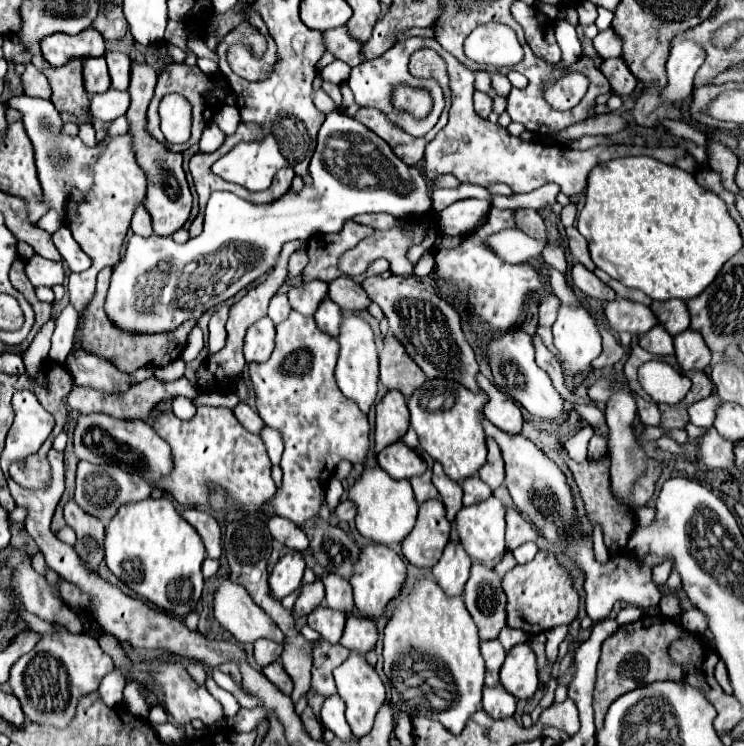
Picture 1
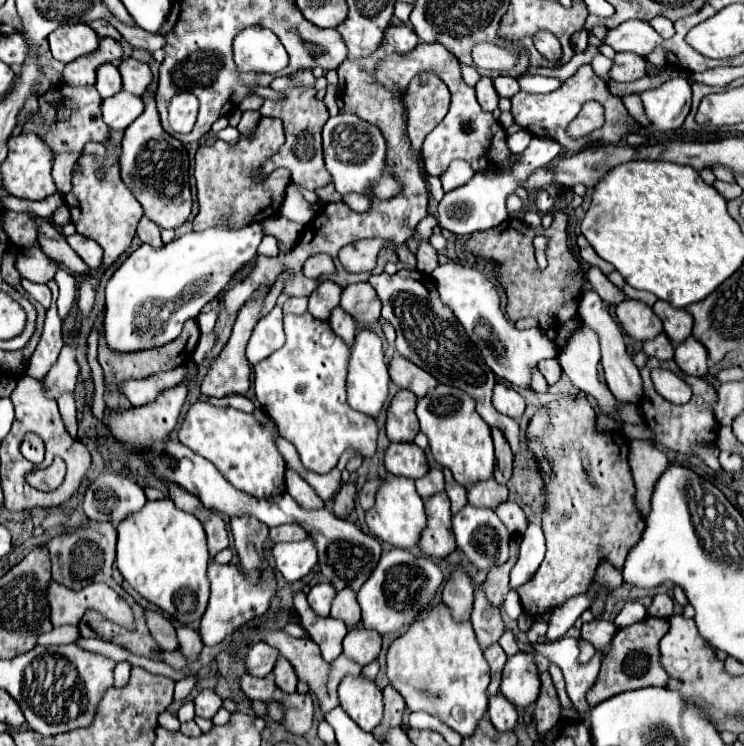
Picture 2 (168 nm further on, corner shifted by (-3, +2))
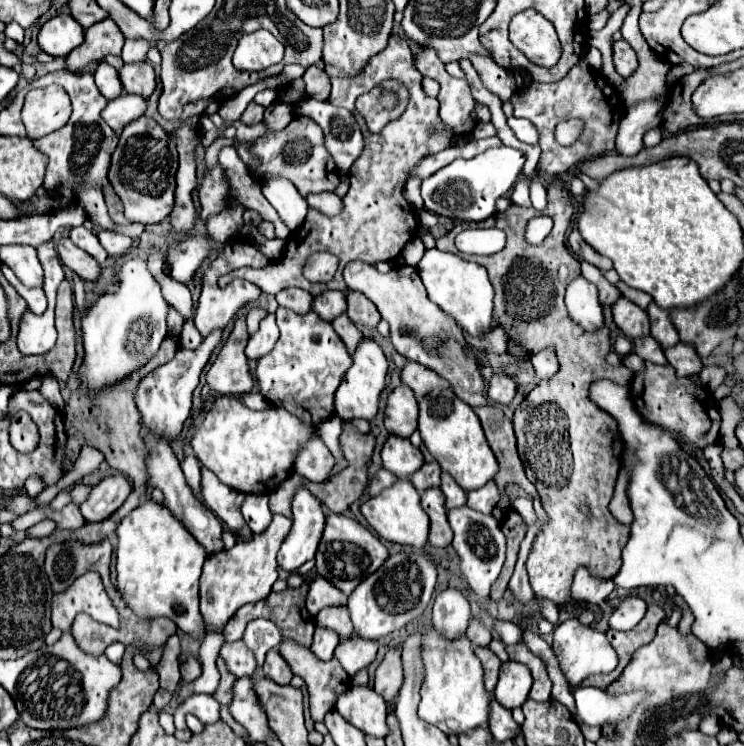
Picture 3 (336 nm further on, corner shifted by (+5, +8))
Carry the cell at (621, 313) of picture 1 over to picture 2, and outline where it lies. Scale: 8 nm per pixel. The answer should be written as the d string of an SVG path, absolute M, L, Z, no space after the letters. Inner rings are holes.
M624 300L616 306L616 316L624 332L638 342L652 340L662 332L660 318L652 312L650 306L638 300Z

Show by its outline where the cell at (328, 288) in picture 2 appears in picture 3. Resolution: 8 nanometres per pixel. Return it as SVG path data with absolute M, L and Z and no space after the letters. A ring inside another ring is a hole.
M324 290L322 294L318 294L312 302L312 310L332 322L332 318L336 318L338 314L342 314L346 310L346 302L344 302L344 294L338 292L338 290Z

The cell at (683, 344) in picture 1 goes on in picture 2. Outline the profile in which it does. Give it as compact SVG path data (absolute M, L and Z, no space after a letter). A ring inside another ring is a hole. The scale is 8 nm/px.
M692 336L686 338L682 344L676 346L674 362L678 364L678 368L680 368L684 374L704 378L706 372L708 372L706 360L708 360L706 348L704 348L696 338L692 338Z

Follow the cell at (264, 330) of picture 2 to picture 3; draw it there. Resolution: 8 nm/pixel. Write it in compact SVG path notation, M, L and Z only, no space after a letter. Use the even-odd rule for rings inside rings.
M268 313L266 318L260 322L260 328L250 336L248 346L246 346L246 356L248 360L256 360L274 346L278 338L278 326L276 326L275 314Z

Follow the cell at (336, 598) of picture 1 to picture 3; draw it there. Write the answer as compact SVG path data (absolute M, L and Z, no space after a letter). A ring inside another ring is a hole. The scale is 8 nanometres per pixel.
M326 606L324 610L318 612L314 620L320 626L336 630L340 638L348 638L354 632L352 622L350 622L350 612L346 606Z

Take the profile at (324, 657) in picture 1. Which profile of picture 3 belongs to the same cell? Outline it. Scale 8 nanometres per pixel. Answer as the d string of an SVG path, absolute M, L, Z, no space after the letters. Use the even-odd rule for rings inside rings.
M284 640L280 642L280 656L288 662L292 672L300 678L304 678L308 696L310 696L310 714L314 722L322 722L324 714L334 708L336 694L346 690L348 674L342 670L338 662L338 674L336 660L318 660L310 648L300 646L298 642Z

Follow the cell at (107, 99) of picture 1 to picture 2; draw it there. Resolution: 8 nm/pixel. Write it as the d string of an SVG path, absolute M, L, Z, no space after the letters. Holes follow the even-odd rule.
M124 90L102 102L104 122L114 132L124 132L142 112L144 112L144 102Z

